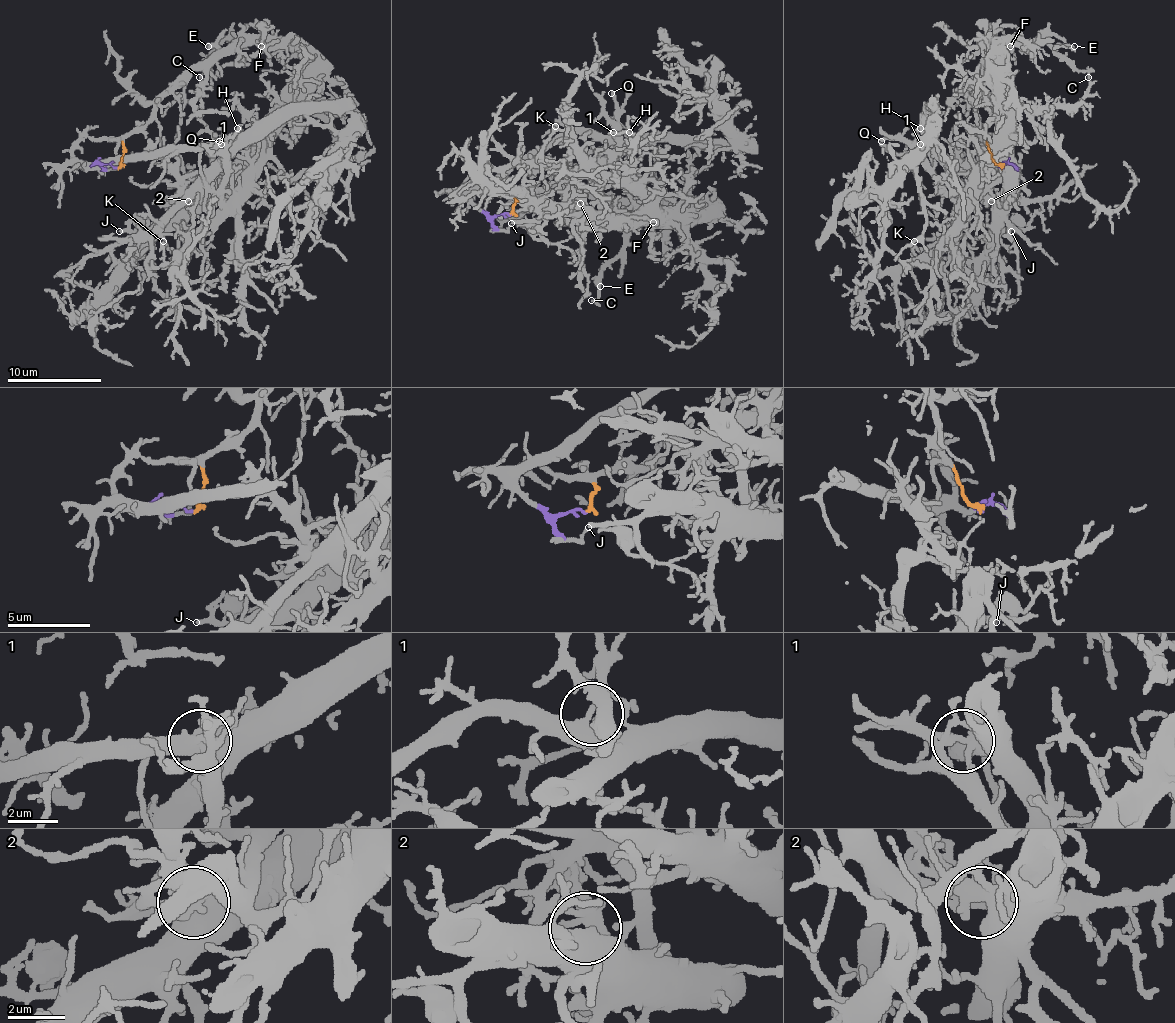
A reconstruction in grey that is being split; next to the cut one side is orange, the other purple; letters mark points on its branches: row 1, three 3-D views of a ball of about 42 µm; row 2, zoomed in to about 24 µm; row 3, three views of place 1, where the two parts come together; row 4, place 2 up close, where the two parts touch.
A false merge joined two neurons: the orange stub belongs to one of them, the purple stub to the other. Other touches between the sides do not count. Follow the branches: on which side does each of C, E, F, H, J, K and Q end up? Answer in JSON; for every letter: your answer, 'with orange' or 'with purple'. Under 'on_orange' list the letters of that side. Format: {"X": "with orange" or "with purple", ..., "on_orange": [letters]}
{"C": "with orange", "E": "with orange", "F": "with orange", "H": "with purple", "J": "with purple", "K": "with purple", "Q": "with purple", "on_orange": ["C", "E", "F"]}

